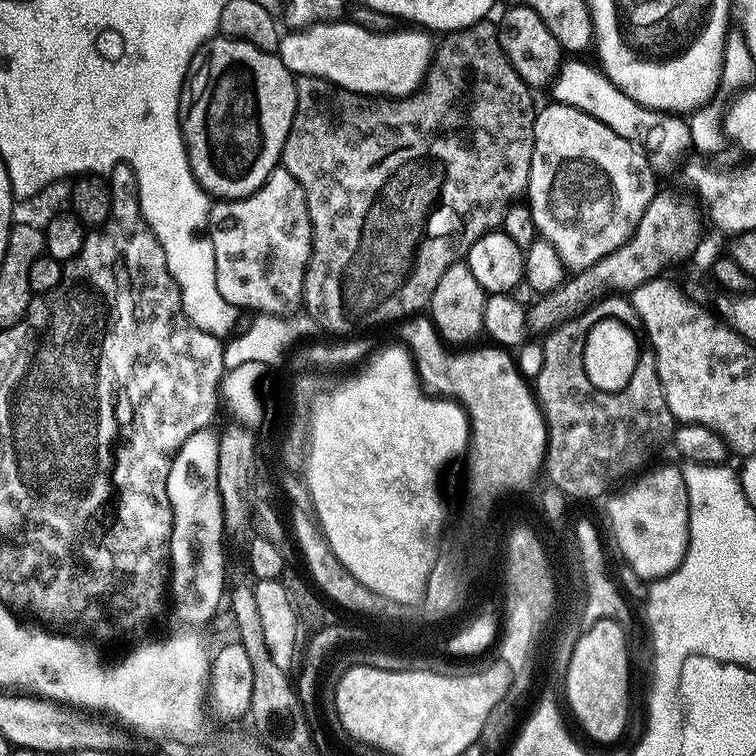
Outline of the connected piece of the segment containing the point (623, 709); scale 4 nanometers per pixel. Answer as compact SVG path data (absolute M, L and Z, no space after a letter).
M616 618L600 620L582 634L574 646L568 676L563 684L568 690L568 704L572 707L577 722L584 727L584 732L590 739L597 740L600 744L614 743L628 724L628 636L619 622Z

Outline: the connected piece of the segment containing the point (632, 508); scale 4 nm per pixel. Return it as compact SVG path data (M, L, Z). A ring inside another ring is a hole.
M664 464L661 468L656 467L649 467L643 474L637 475L627 487L620 490L625 492L617 491L609 495L606 500L608 524L612 527L612 536L616 539L625 562L632 567L633 574L641 576L644 582L661 580L664 576L668 576L684 561L684 555L688 549L688 495L683 471L672 464Z

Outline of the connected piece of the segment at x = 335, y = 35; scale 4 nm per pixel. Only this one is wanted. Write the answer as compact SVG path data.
M333 22L331 24L312 24L309 28L299 30L288 30L280 37L280 61L286 66L286 70L290 70L296 76L317 76L323 80L328 80L331 84L335 84L338 88L345 88L351 92L359 92L362 96L386 96L389 98L399 98L401 96L409 96L416 91L423 83L424 75L428 72L428 63L432 60L434 51L434 40L427 31L424 30L408 30L412 32L400 32L401 30L393 30L391 32L371 32L362 26L351 22Z

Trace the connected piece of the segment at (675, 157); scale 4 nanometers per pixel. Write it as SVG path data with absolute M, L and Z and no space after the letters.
M568 58L561 63L550 85L551 99L557 104L574 106L574 110L582 110L590 114L590 118L598 118L598 122L610 126L614 134L626 138L626 142L642 149L653 172L663 174L674 171L679 166L680 159L692 148L687 119L680 114L643 108L641 104L634 102L634 98L622 94L622 90L618 90L614 82L610 82L607 74L600 71L595 63L587 64L580 59L584 58Z

